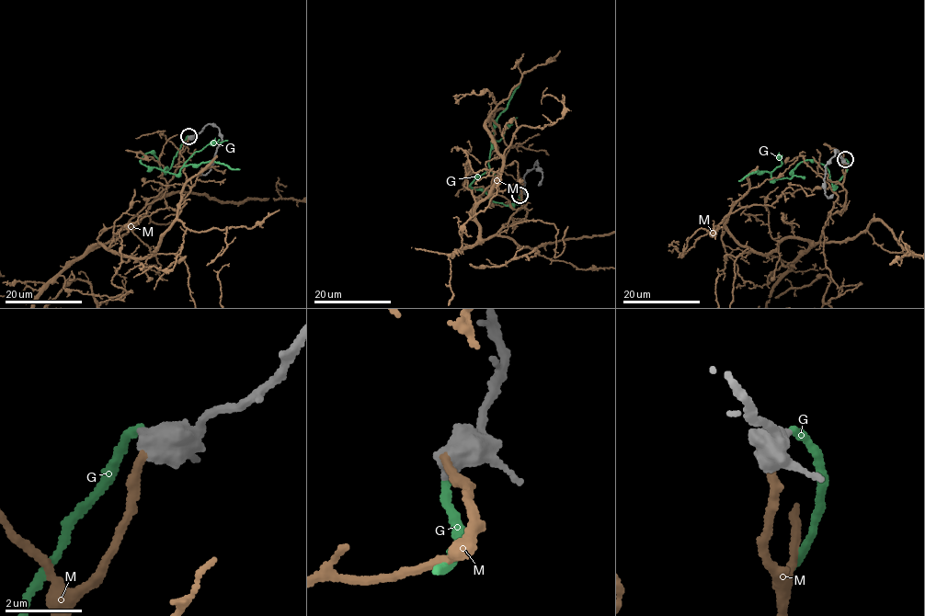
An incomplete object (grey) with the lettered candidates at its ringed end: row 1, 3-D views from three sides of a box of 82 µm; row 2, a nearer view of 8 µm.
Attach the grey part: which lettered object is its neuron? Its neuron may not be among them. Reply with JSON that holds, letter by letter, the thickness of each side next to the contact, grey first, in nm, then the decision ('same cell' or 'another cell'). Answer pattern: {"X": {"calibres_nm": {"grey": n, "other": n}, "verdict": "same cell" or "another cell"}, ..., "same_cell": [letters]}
{"G": {"calibres_nm": {"grey": 600, "other": 200}, "verdict": "same cell"}, "M": {"calibres_nm": {"grey": 650, "other": 220}, "verdict": "another cell"}, "same_cell": ["G"]}

